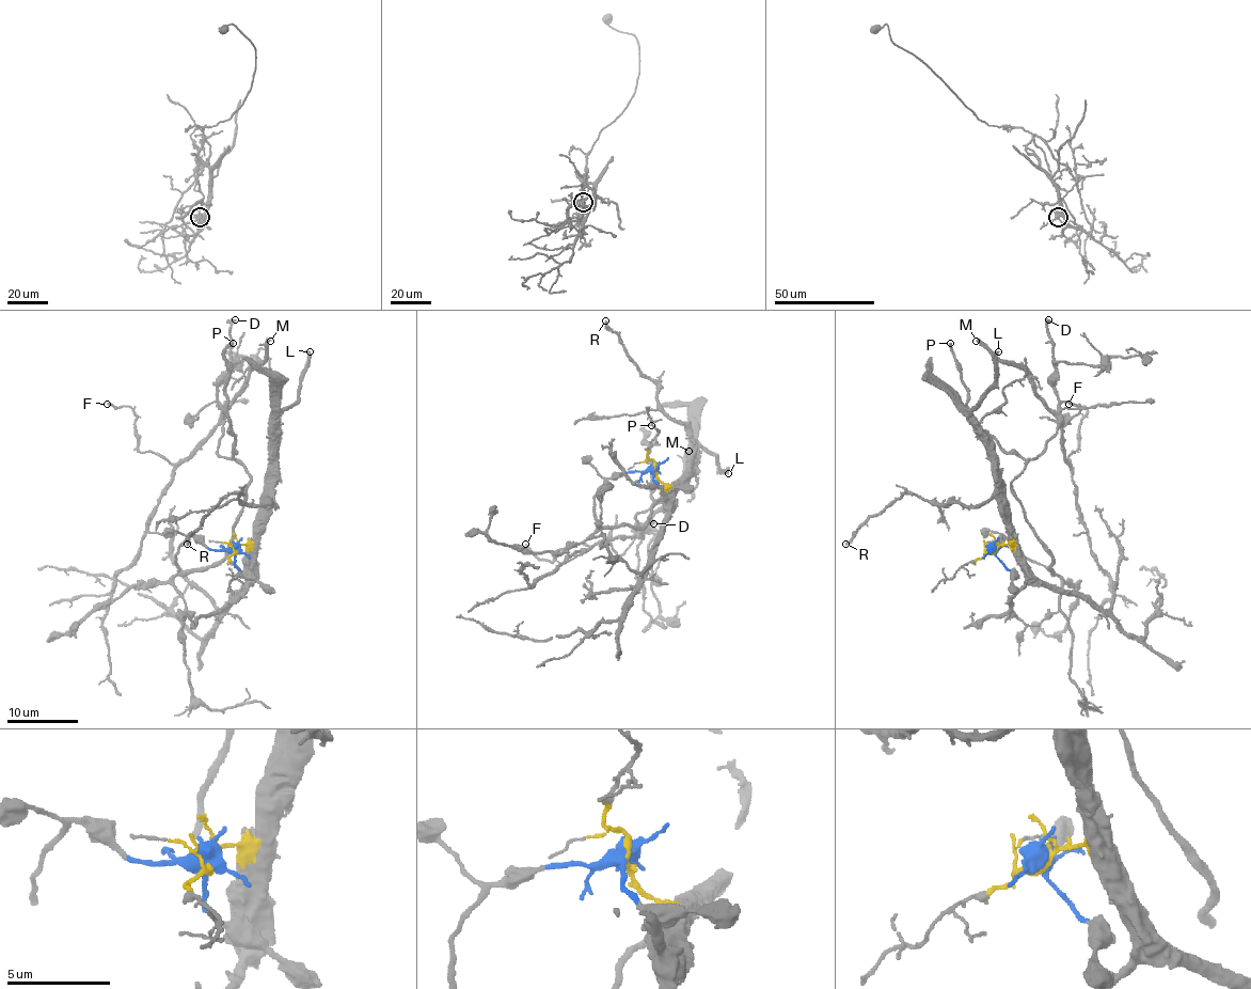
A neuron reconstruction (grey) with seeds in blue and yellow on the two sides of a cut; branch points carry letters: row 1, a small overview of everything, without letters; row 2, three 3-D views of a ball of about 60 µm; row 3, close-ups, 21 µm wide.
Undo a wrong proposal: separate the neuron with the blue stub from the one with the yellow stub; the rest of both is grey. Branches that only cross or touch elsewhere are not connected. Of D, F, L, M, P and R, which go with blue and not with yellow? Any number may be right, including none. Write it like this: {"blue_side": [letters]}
{"blue_side": ["D", "F", "M", "P"]}

